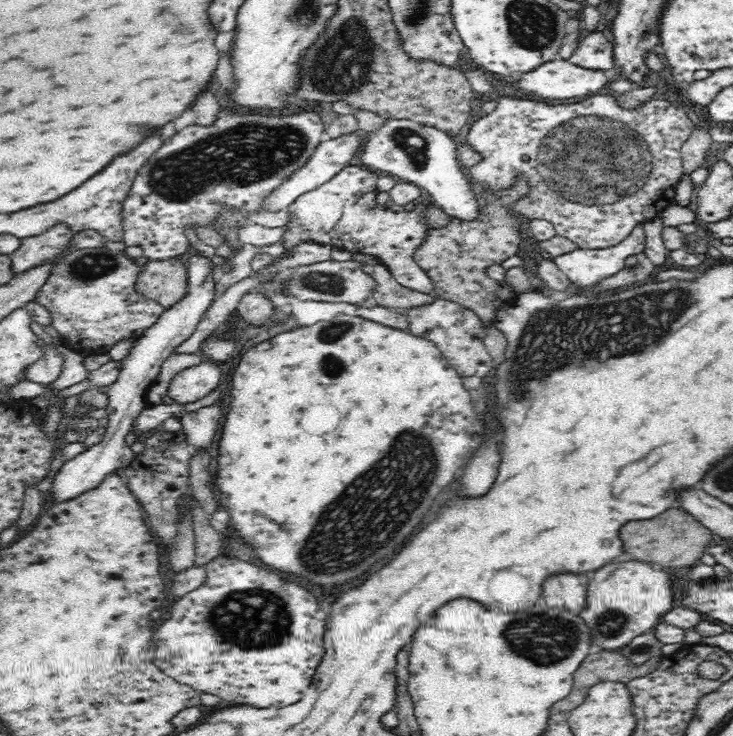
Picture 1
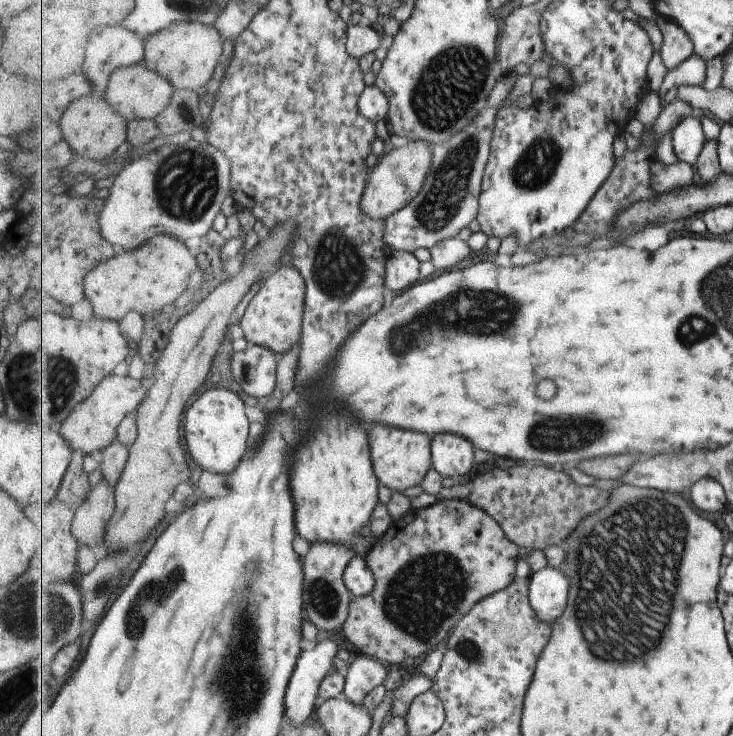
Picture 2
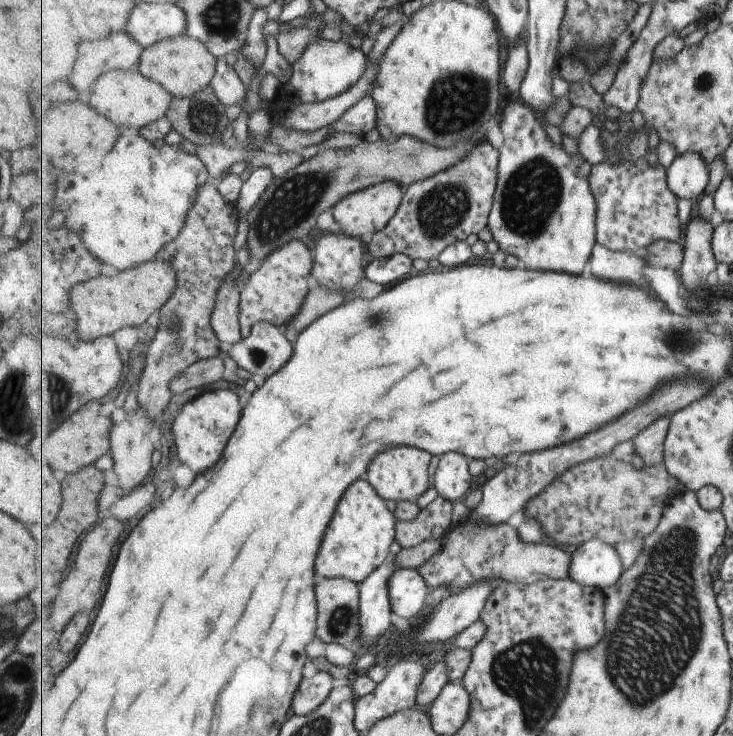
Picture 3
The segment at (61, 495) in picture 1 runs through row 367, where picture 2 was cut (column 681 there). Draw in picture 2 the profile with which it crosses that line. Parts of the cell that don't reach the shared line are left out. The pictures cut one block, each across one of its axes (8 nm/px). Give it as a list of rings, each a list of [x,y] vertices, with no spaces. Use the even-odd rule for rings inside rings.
[[[699,114],[688,117],[673,132],[674,153],[682,162],[696,167],[707,142],[706,133]]]

